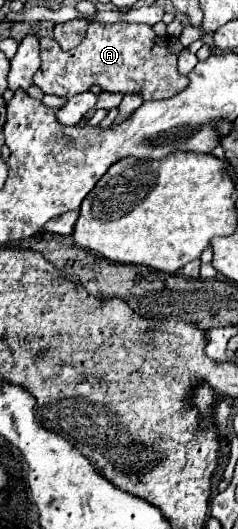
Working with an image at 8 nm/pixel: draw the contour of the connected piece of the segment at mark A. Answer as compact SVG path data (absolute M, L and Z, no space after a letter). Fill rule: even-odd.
M90 23L88 33L84 41L70 51L62 51L60 45L54 39L40 39L40 57L42 65L34 75L34 83L50 95L62 95L62 97L74 97L78 93L88 91L92 85L100 85L104 91L114 91L114 93L136 93L142 91L144 99L166 99L170 95L176 95L180 89L188 85L188 77L180 75L176 71L176 55L172 55L166 47L166 39L156 37L150 25L130 25L130 23Z

